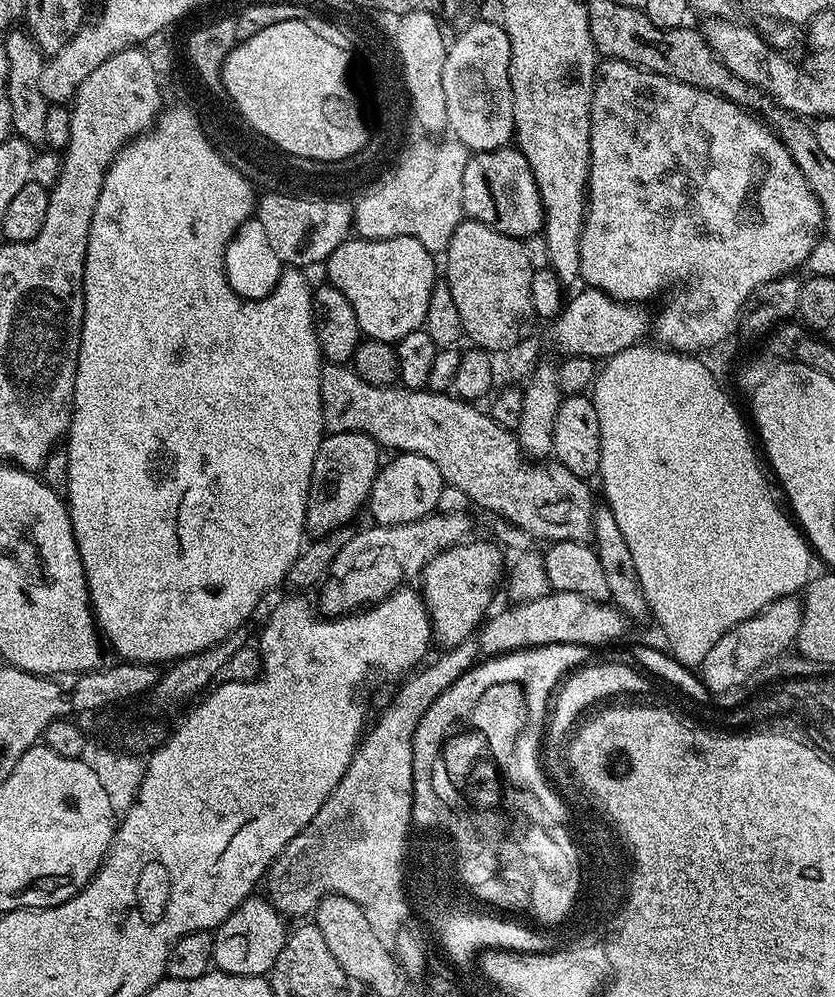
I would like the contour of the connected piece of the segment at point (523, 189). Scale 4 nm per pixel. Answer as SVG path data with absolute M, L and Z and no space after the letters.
M515 146L469 155L462 174L462 206L469 220L477 220L507 236L525 238L544 227L544 203L530 162Z

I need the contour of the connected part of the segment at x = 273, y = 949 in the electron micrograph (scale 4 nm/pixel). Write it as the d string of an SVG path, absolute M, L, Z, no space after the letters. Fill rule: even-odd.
M253 894L244 900L215 929L212 941L212 962L219 971L235 976L263 976L267 977L272 971L278 954L282 954L282 946L288 939L289 929L284 928L285 921L282 919L272 901Z

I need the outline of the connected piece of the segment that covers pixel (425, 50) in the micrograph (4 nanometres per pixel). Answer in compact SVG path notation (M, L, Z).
M407 12L406 19L400 24L400 52L404 52L404 64L408 84L412 84L412 96L416 112L420 112L423 124L431 128L446 128L446 99L442 90L442 68L446 51L446 39L440 24L432 12Z

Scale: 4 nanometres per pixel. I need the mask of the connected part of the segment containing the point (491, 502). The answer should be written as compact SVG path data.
M325 363L320 369L320 393L322 394L322 418L324 419L324 427L329 433L357 432L358 434L366 434L367 436L373 436L381 449L388 450L388 448L393 448L391 451L396 454L401 452L413 452L414 454L422 454L422 458L430 458L430 462L434 462L434 466L438 466L438 470L442 474L442 478L447 487L462 490L462 494L466 494L469 501L471 501L475 507L477 504L478 507L485 508L486 511L493 512L494 515L500 516L496 518L499 518L501 521L526 530L526 534L535 538L537 541L548 540L547 542L555 542L558 540L583 540L588 542L593 539L594 499L592 500L592 492L588 489L589 481L578 474L570 474L570 470L566 470L566 466L562 466L561 464L555 462L533 462L531 459L526 458L524 451L520 448L520 443L516 441L515 431L503 428L499 422L492 419L487 411L479 412L479 410L476 409L479 407L477 407L475 403L461 400L452 394L433 392L431 390L417 390L403 386L393 386L390 388L370 386L370 382L366 382L361 378L352 367L330 363Z

